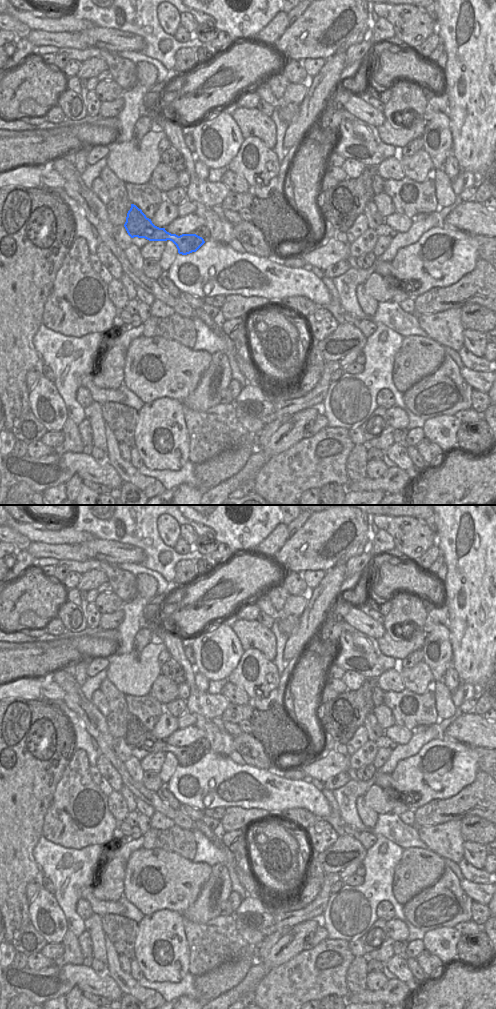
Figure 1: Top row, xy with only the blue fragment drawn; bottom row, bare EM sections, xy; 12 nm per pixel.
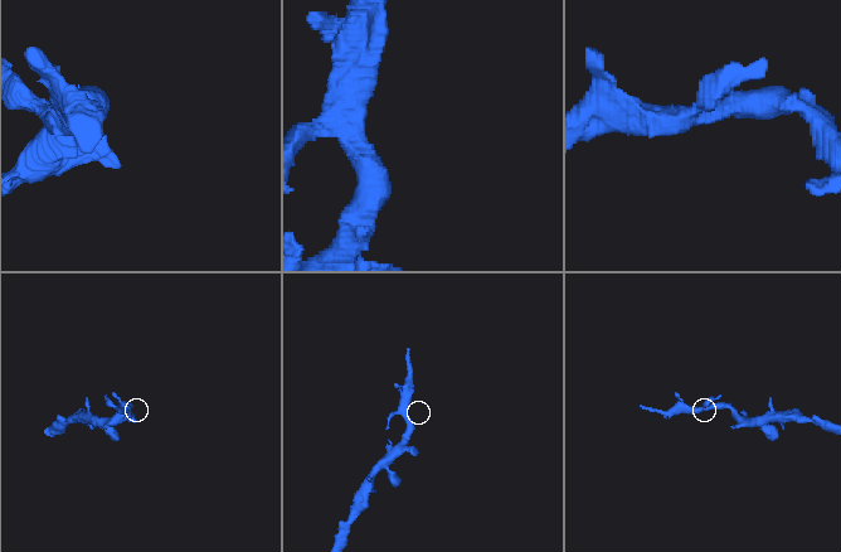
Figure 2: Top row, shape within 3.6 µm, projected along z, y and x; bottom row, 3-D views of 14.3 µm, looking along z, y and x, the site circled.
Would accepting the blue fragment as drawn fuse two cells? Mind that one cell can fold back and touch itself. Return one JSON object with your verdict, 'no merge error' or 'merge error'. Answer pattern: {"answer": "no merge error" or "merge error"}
{"answer": "no merge error"}

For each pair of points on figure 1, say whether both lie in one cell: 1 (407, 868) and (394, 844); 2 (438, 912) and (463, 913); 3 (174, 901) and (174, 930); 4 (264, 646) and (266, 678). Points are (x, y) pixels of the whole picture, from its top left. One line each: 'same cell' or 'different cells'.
1: different cells
2: same cell
3: different cells
4: different cells

